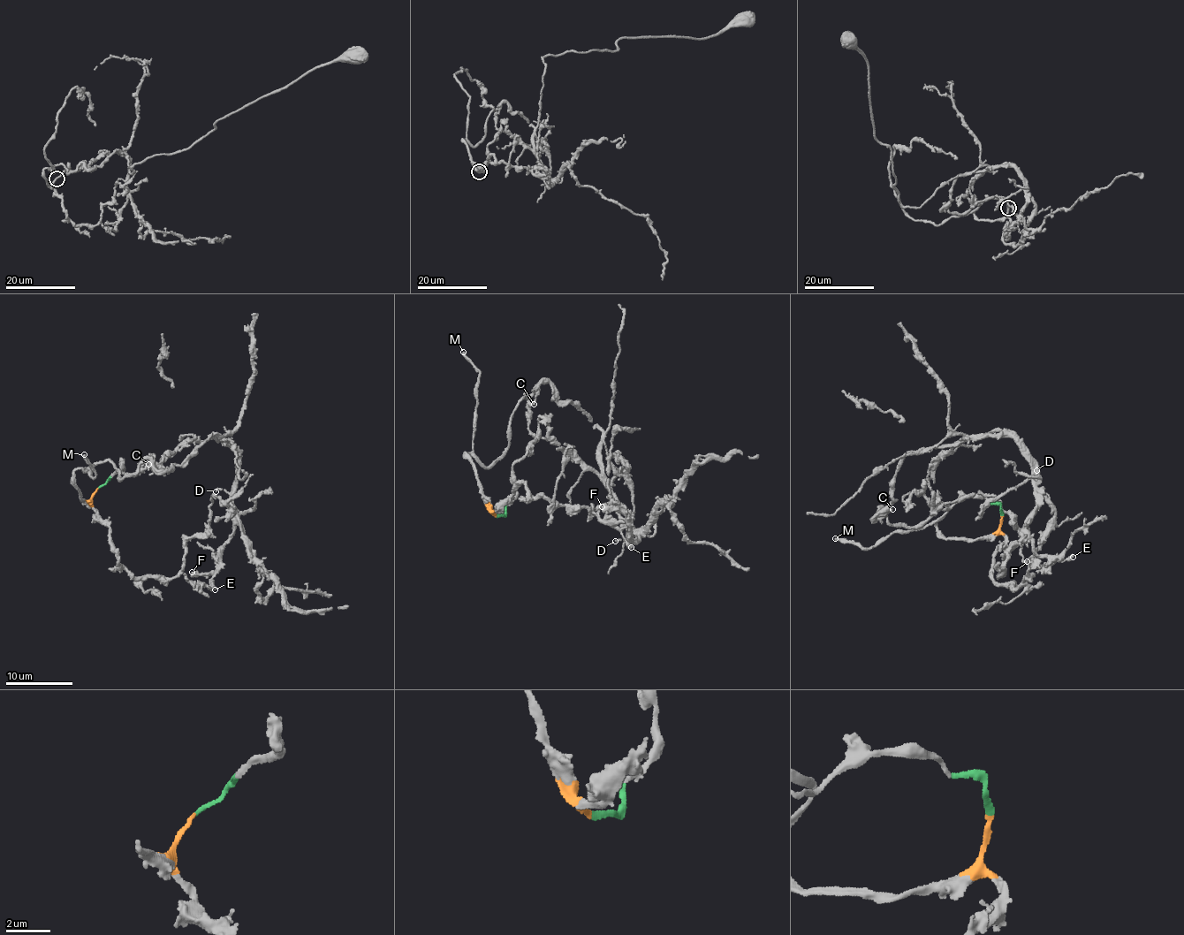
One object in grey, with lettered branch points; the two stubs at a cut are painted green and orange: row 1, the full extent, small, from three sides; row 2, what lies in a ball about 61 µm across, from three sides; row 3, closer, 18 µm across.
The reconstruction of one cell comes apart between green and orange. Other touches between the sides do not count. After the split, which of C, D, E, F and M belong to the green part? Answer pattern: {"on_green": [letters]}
{"on_green": ["D", "F"]}

